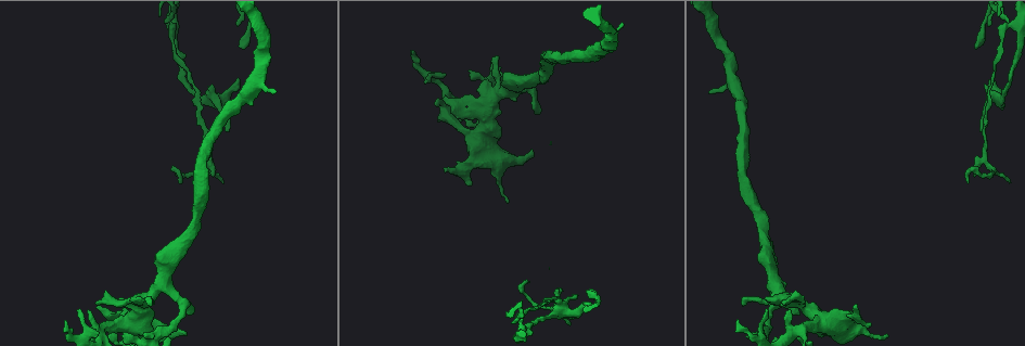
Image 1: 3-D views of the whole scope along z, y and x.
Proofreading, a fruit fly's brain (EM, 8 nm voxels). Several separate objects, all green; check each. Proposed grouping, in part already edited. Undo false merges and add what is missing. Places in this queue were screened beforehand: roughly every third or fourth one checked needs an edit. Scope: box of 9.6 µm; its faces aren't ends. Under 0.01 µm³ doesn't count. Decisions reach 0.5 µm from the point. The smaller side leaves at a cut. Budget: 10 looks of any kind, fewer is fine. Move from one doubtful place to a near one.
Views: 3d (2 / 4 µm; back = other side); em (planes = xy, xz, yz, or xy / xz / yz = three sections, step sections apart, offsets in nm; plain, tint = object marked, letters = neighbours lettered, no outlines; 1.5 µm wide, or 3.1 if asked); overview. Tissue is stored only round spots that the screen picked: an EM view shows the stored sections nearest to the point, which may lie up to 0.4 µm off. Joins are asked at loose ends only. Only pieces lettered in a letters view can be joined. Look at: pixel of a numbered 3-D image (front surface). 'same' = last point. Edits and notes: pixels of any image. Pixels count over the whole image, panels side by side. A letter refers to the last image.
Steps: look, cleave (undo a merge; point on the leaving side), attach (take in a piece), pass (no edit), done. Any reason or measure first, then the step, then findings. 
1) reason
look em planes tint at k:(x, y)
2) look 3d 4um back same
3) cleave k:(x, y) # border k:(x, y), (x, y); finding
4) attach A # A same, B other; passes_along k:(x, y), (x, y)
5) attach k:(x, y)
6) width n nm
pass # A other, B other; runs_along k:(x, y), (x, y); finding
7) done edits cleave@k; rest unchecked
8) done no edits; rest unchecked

thin arm on a thick one
look em planes tint at 1:(806, 328)

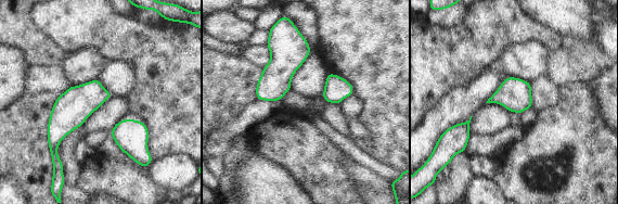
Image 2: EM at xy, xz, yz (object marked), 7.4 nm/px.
look em planes letters same

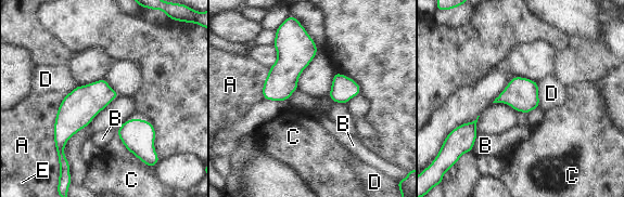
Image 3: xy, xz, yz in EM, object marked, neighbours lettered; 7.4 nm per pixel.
pass # A other, B other, C other, D other, E other; border 3:(536, 81), (539, 106); continuous, no second neuron

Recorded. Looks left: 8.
four arms meet
look em planes tint at 1:(520, 320)

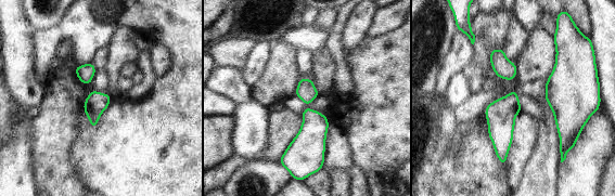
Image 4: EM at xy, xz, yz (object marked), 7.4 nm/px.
what lies round it
look em planes letters same

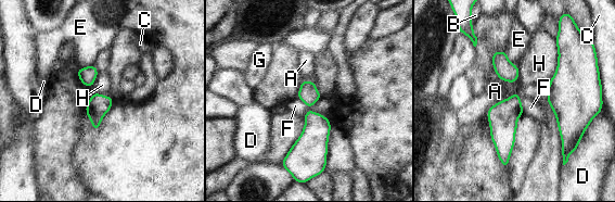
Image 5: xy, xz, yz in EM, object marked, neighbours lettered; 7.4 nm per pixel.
width 150 nm
pass # A other, B other, C other, D other, E other, F other, G other, H other; border 5:(519, 95), (524, 113); all the same neuron

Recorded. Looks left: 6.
an open end
look em planes tint at 1:(621, 23)

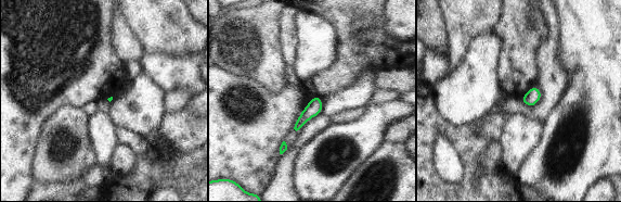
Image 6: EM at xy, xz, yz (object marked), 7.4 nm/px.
look em planes letters same

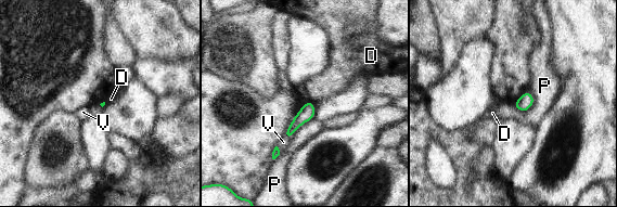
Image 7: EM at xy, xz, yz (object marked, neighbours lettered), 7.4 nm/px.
pass # D other, P other, V other; border 7:(528, 90), (534, 103), (521, 112); none of them fits

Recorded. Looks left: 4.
free end
look 3d 2um at 1:(974, 177)

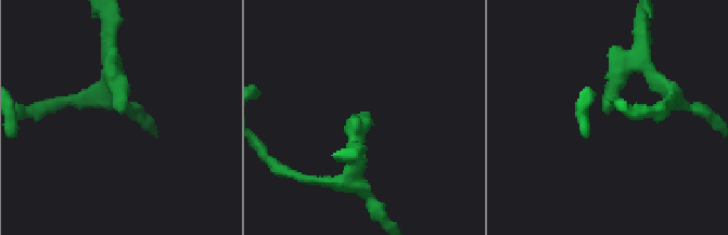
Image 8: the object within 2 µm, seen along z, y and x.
need the tissue
look em planes plain at 8:(121, 115)

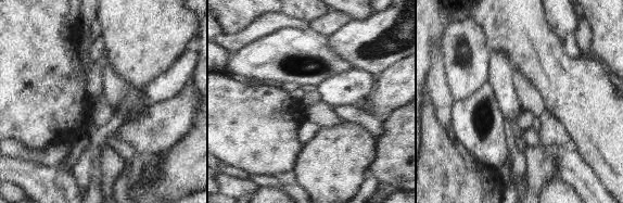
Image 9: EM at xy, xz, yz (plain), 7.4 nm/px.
what lies round it
look em planes letters same

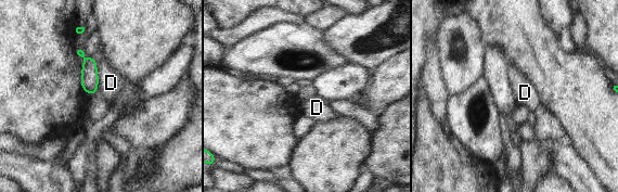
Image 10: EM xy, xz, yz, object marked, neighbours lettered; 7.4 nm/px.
width 130 nm
pass # D other; border 10:(93, 56), (97, 63), (97, 91); no lettered piece goes on from it

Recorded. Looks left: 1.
done no edits; rest unchecked

